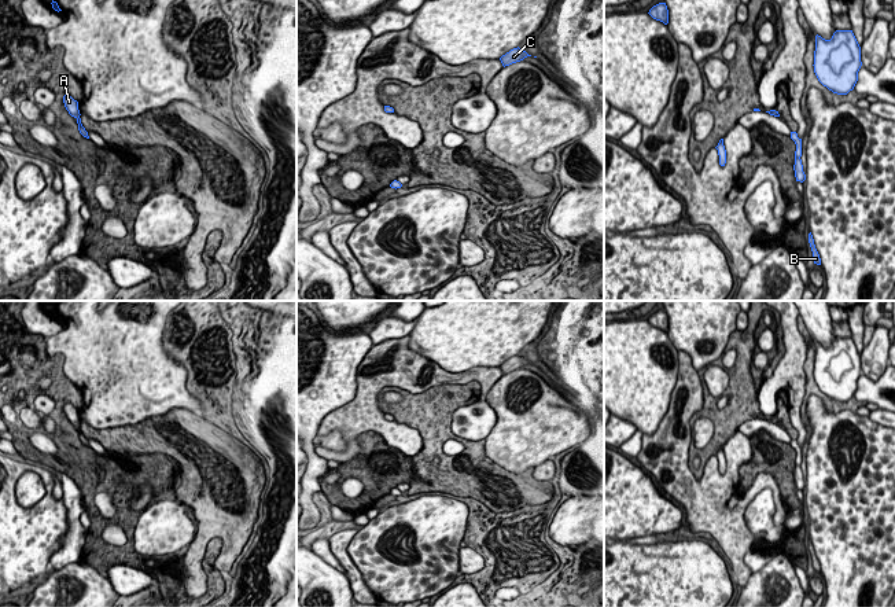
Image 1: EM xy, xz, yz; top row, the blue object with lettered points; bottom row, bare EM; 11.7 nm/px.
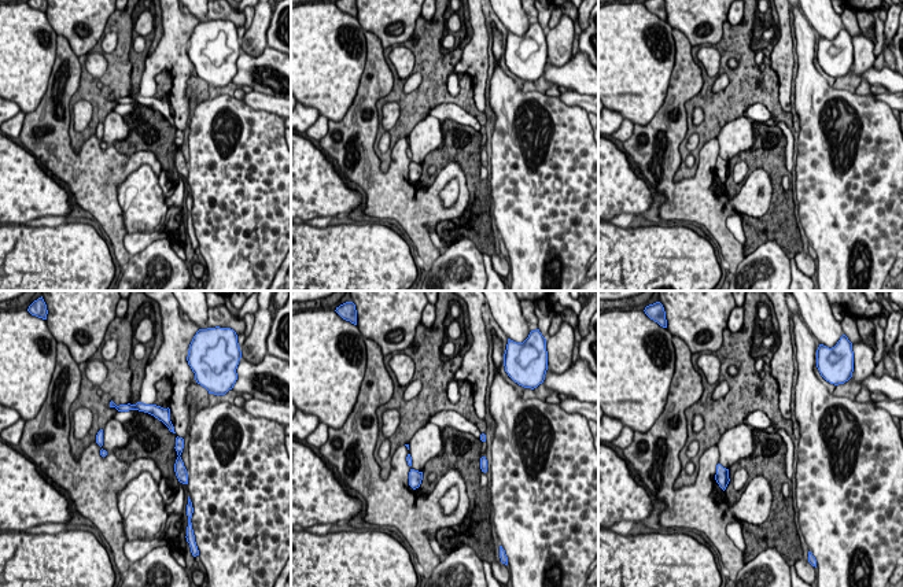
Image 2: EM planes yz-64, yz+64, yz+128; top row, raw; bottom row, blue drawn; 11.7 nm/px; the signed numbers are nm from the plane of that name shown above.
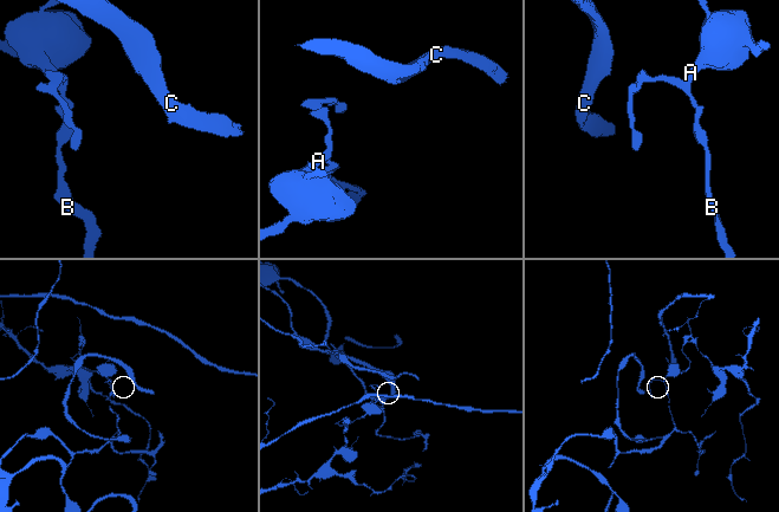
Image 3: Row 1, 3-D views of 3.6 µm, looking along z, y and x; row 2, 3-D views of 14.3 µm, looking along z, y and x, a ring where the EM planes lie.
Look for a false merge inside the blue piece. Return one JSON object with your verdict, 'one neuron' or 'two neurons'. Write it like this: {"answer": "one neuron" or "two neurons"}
{"answer": "two neurons"}

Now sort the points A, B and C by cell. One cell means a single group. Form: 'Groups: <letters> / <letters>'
Groups: A / B C

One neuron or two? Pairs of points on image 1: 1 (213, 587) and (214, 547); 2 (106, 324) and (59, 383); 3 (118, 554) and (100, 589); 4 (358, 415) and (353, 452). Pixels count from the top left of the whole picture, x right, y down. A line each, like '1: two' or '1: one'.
1: one
2: two
3: two
4: one

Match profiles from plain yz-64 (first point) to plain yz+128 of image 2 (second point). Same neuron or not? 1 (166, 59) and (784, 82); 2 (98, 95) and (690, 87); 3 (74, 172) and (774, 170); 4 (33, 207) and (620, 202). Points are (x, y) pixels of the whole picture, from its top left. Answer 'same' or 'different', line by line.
1: same
2: different
3: different
4: same

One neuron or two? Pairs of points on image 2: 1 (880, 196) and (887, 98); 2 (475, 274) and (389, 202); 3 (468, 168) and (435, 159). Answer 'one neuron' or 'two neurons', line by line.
1: two neurons
2: two neurons
3: one neuron

